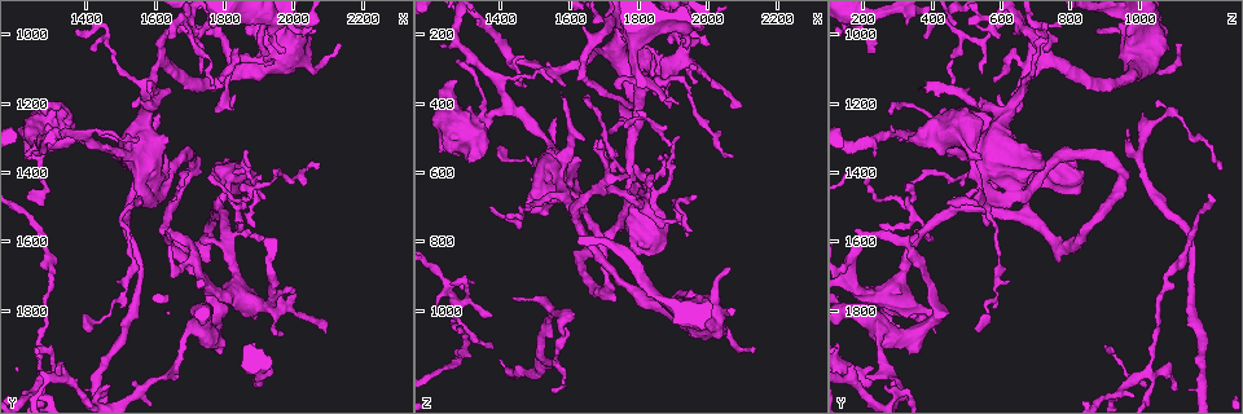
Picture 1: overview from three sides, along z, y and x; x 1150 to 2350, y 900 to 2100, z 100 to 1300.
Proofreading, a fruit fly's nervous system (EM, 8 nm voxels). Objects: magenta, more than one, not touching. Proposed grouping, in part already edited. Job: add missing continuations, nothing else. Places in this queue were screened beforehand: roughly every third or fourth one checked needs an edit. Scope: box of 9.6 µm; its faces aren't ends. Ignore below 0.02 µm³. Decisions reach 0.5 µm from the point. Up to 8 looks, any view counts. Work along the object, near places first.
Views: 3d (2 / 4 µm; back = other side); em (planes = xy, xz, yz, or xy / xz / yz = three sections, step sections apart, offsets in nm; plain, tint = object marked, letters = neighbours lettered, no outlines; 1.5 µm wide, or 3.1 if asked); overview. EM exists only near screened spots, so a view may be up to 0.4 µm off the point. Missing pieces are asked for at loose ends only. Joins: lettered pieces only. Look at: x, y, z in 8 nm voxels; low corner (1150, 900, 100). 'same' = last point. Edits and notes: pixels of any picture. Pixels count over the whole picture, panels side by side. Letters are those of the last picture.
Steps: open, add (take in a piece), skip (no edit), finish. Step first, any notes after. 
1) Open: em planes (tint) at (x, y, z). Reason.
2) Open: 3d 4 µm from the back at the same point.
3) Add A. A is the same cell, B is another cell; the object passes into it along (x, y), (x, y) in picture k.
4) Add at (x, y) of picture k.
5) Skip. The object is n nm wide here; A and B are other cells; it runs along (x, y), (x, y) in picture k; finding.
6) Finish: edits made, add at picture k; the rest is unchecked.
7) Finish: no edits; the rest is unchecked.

Open: em planes (plain) at (1550, 1380, 1230). Branch stops here.

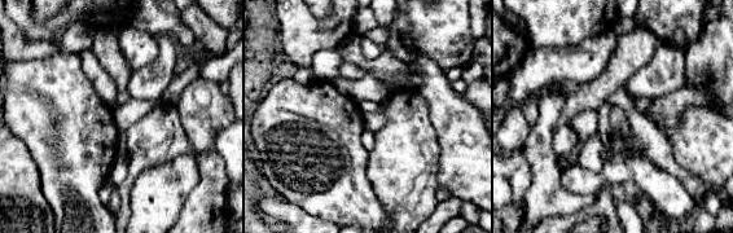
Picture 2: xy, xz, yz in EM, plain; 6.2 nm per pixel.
Open: em planes (letters) at the same point. What lies round it.

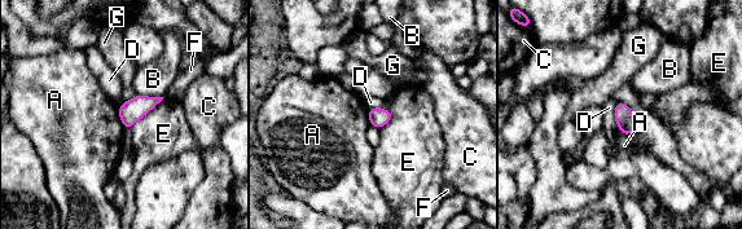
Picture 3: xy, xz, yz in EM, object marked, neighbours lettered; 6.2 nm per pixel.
Skip. A, B, C, D, E, F and G are other cells; a border runs along (117, 108), (121, 123), (126, 128) in picture 3; no lettered piece goes on from it.

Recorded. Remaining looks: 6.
Open: em planes (plain) at (1580, 1170, 390). Tapers out.

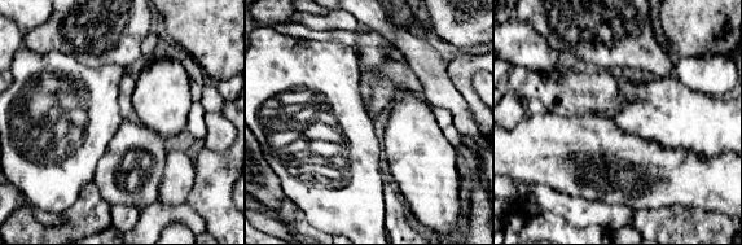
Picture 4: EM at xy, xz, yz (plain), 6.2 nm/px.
Open: em planes (letters) at the same point. What lies round it.

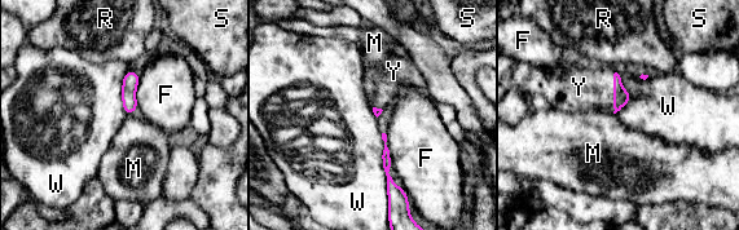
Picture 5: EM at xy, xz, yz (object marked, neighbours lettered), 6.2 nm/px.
Add Y. Y is the same cell, F, M, R, S and W are other cells; the object passes into it along (621, 97), (614, 93), (579, 87) in picture 5; the cell continues.

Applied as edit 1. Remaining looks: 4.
Open: overview. Redraw.

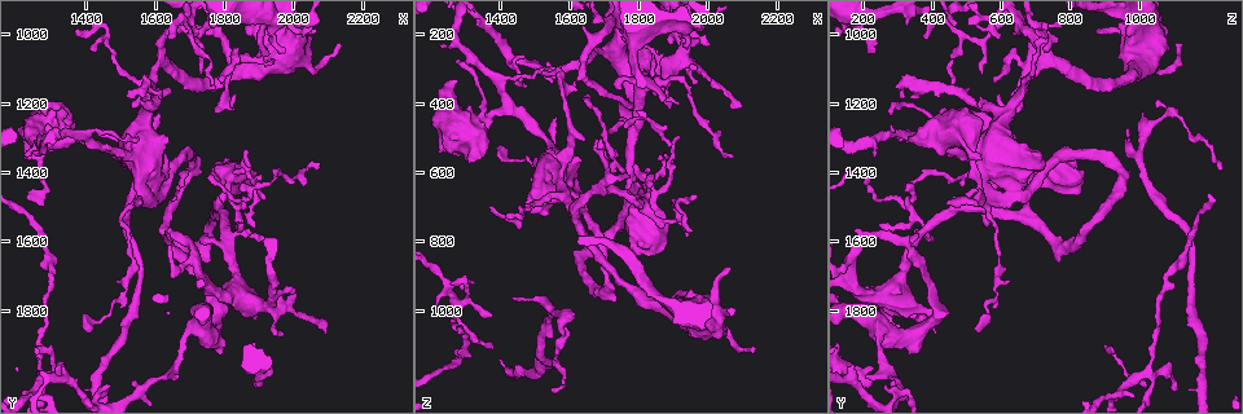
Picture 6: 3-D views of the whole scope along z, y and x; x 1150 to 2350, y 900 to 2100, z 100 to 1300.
Open: em planes (letters) at (1250, 1480, 540). Thin end.

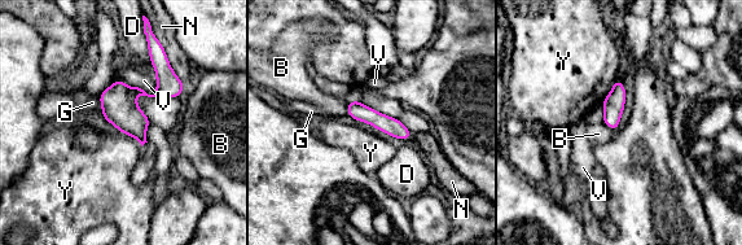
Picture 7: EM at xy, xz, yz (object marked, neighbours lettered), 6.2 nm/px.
Skip. The object is 110 nm wide here; B, D, G, N, V and Y are other cells; it runs along (350, 106), (407, 135) in picture 7; no lettered piece goes on from it.

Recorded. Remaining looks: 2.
Finish: edits made, add at picture 5; the rest is unchecked.

